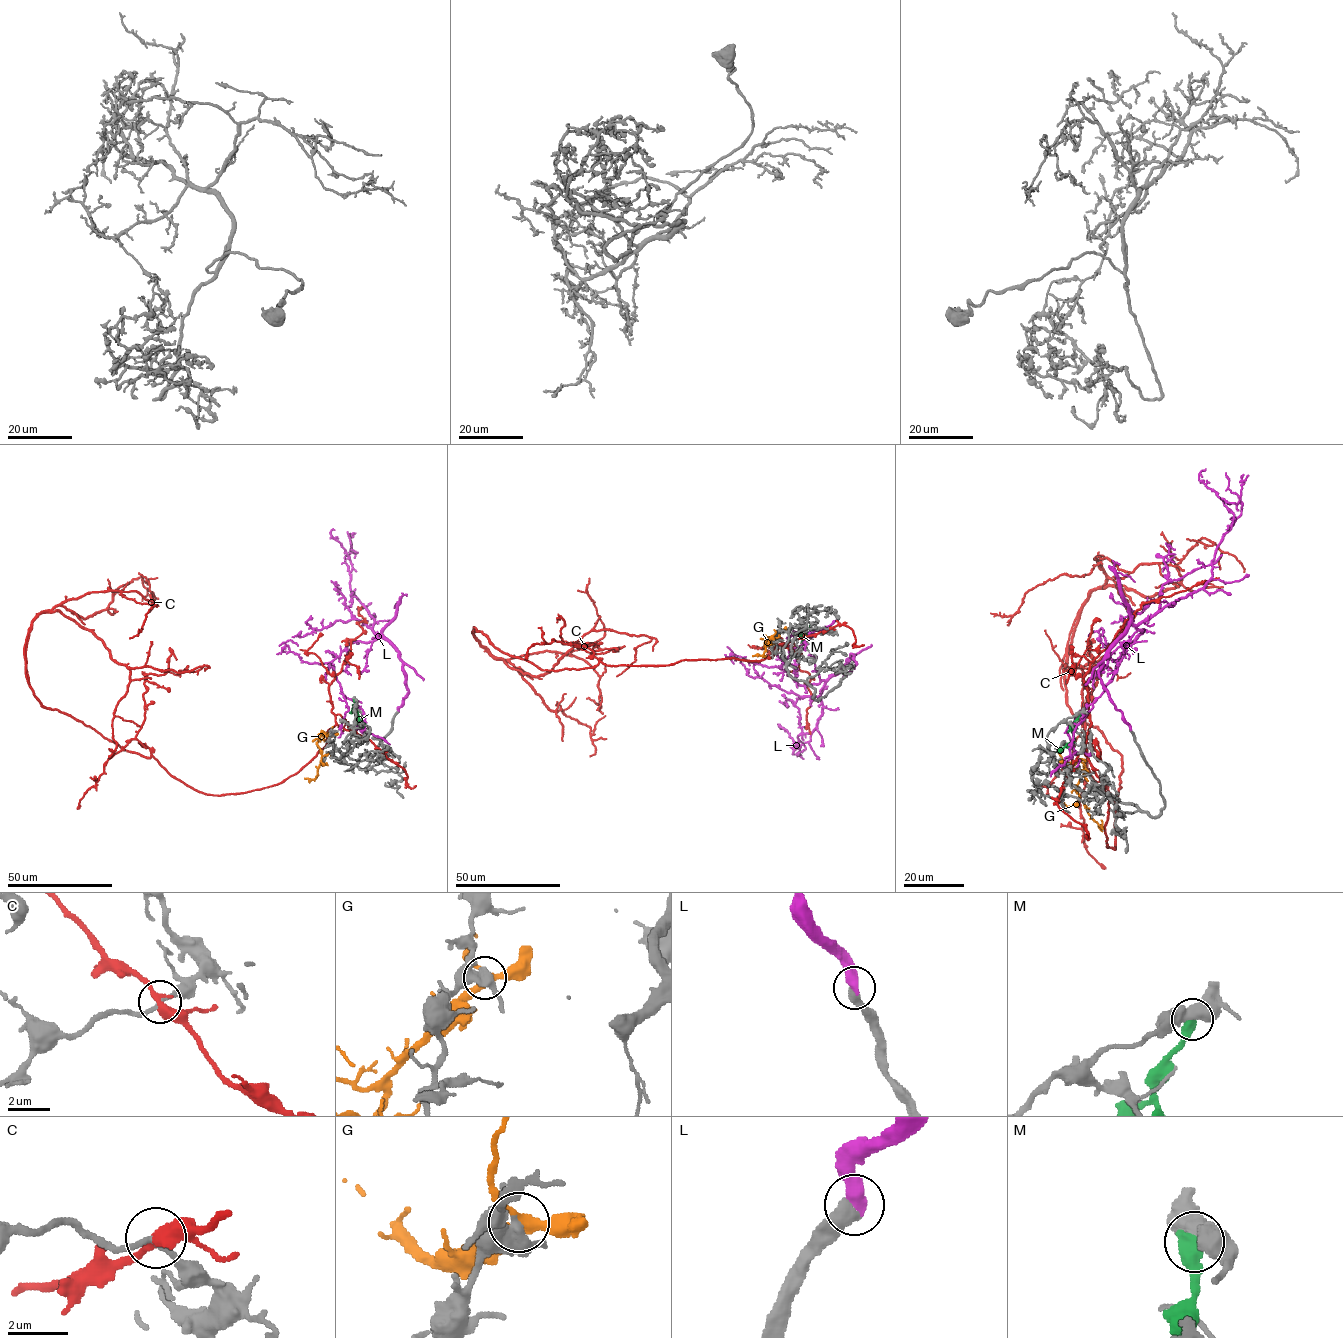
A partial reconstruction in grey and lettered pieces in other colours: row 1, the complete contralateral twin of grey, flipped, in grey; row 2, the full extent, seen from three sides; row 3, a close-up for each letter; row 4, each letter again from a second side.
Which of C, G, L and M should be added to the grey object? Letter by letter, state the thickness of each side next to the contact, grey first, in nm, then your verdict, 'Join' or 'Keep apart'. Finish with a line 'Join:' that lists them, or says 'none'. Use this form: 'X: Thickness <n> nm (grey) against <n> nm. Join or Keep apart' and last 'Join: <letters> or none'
C: Thickness 180 nm (grey) against 380 nm. Keep apart
G: Thickness 400 nm (grey) against 280 nm. Keep apart
L: Thickness 480 nm (grey) against 480 nm. Join
M: Thickness 550 nm (grey) against 600 nm. Keep apart
Join: L

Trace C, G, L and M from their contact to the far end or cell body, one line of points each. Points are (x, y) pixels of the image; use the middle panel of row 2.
C: (829, 628), (761, 660), (552, 670), (474, 631), (533, 676), (591, 631), (649, 636), (616, 676)
G: (781, 629), (770, 644), (764, 643), (770, 639), (762, 655), (752, 655)
L: (846, 676), (856, 663), (852, 654), (818, 684), (798, 684), (780, 667), (810, 631), (837, 620)
M: (802, 641), (810, 625)

